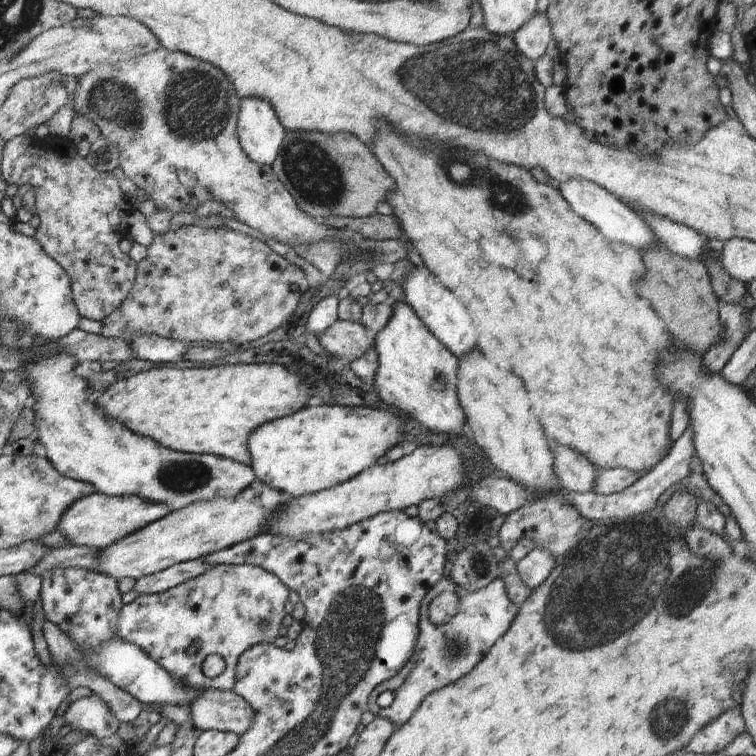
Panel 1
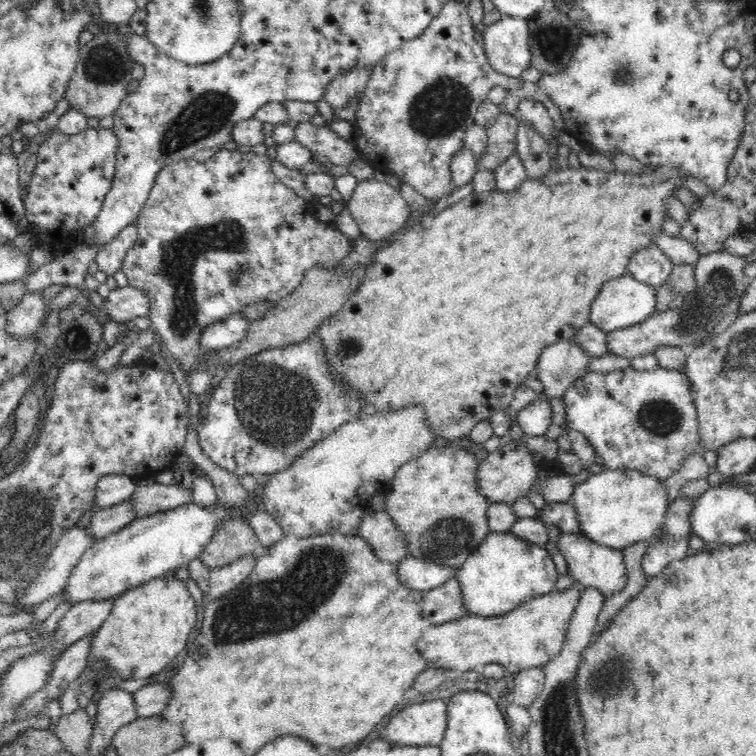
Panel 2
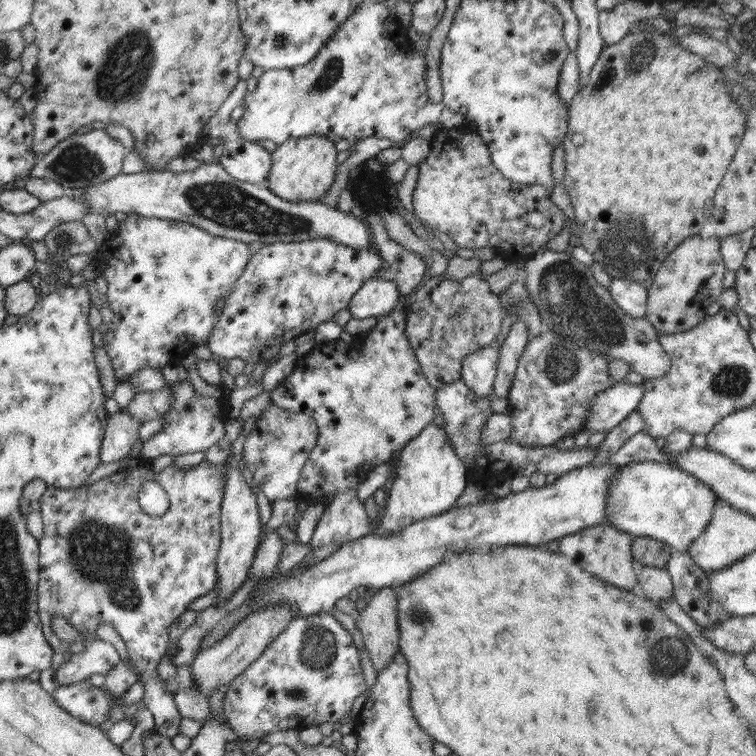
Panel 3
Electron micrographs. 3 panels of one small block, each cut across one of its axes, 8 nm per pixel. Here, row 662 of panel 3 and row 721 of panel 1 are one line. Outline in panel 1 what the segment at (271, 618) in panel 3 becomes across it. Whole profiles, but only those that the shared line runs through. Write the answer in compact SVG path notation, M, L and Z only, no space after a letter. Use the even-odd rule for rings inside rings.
M203 689L189 704L193 725L201 731L216 729L240 736L249 729L253 710L233 690Z

